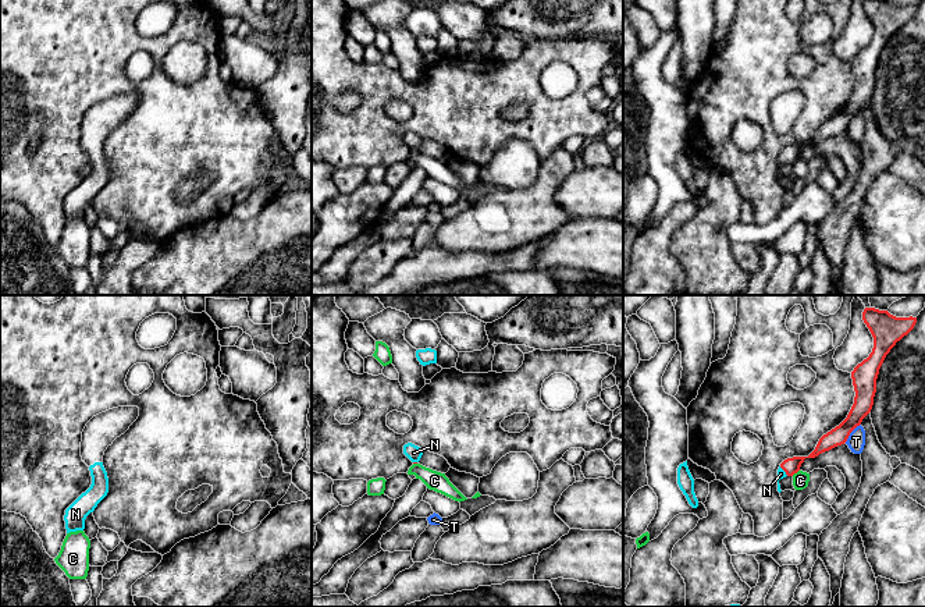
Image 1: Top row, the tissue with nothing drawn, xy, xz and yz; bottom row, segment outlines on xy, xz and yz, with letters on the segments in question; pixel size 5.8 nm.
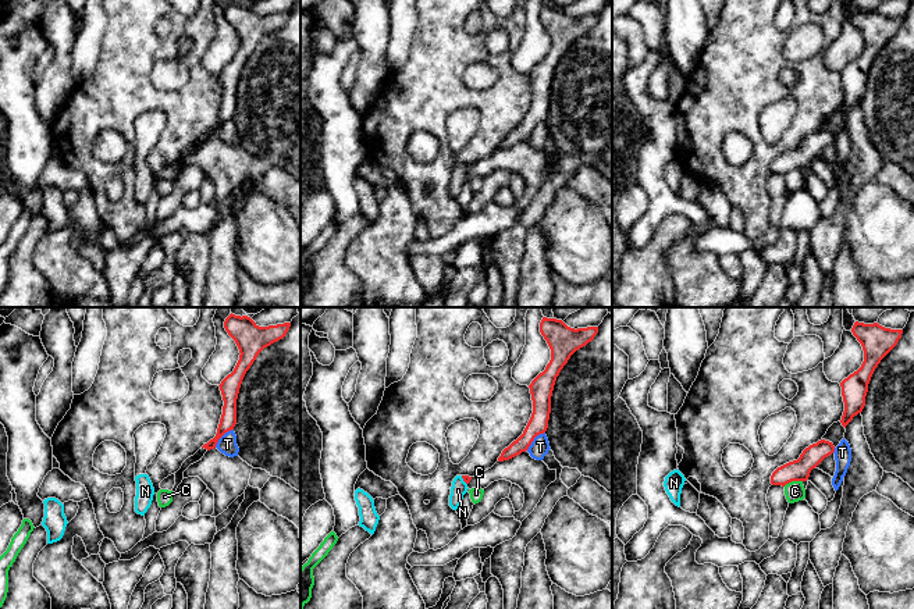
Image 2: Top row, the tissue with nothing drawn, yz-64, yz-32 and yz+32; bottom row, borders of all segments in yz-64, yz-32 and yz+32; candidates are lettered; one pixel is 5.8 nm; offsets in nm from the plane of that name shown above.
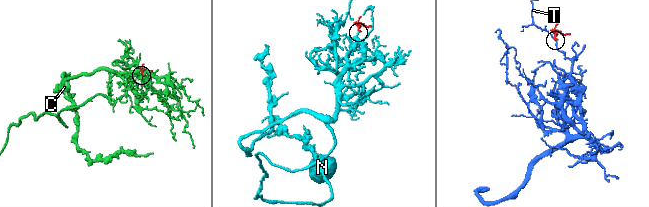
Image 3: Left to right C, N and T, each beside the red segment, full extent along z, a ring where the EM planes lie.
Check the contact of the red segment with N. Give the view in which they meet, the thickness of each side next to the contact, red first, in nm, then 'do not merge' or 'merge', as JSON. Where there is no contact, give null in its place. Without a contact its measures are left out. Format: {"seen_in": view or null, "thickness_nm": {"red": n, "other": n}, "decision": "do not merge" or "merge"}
{"seen_in": "yz", "thickness_nm": {"red": 100, "other": 50}, "decision": "merge"}

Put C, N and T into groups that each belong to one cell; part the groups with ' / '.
C / N / T

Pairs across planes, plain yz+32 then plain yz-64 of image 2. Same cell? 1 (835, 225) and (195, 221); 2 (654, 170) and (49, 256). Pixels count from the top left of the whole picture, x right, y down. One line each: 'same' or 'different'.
1: different
2: different

